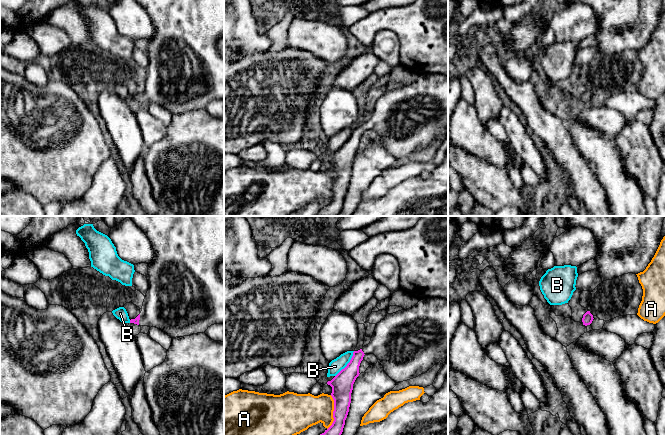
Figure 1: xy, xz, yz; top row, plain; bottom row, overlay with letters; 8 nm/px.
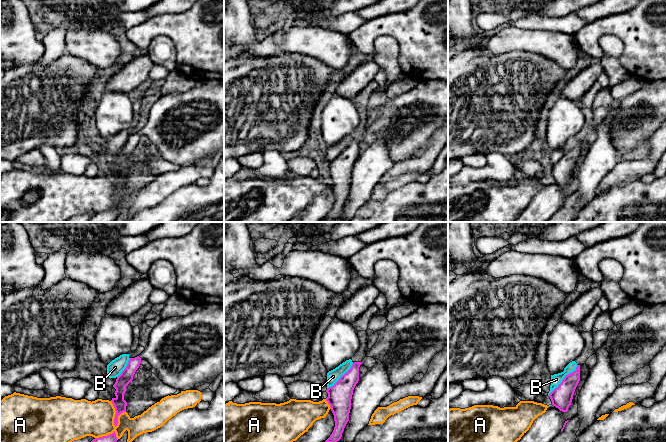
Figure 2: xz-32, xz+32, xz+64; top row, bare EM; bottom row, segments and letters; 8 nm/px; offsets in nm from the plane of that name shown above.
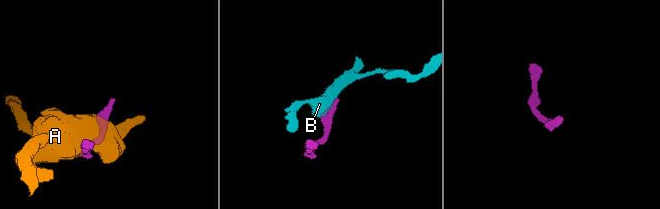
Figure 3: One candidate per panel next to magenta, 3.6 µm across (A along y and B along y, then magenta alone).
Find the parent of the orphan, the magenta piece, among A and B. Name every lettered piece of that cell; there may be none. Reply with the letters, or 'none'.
none

